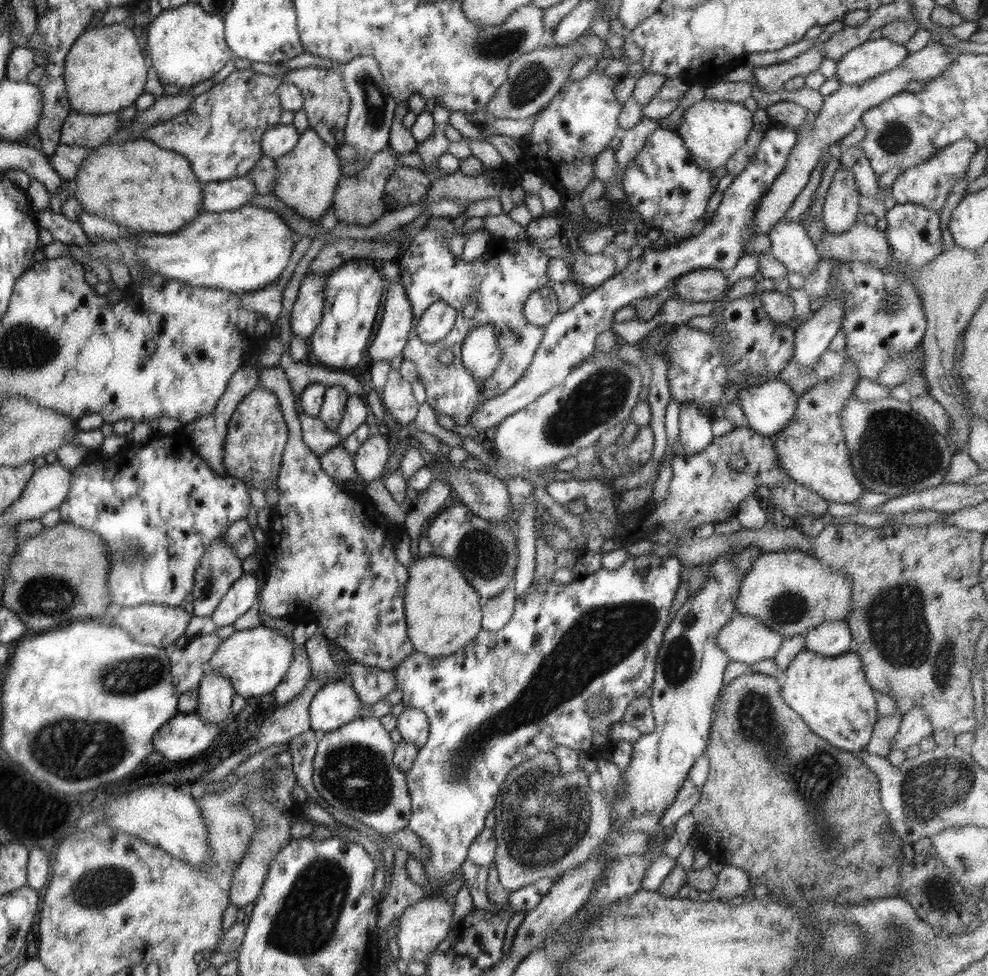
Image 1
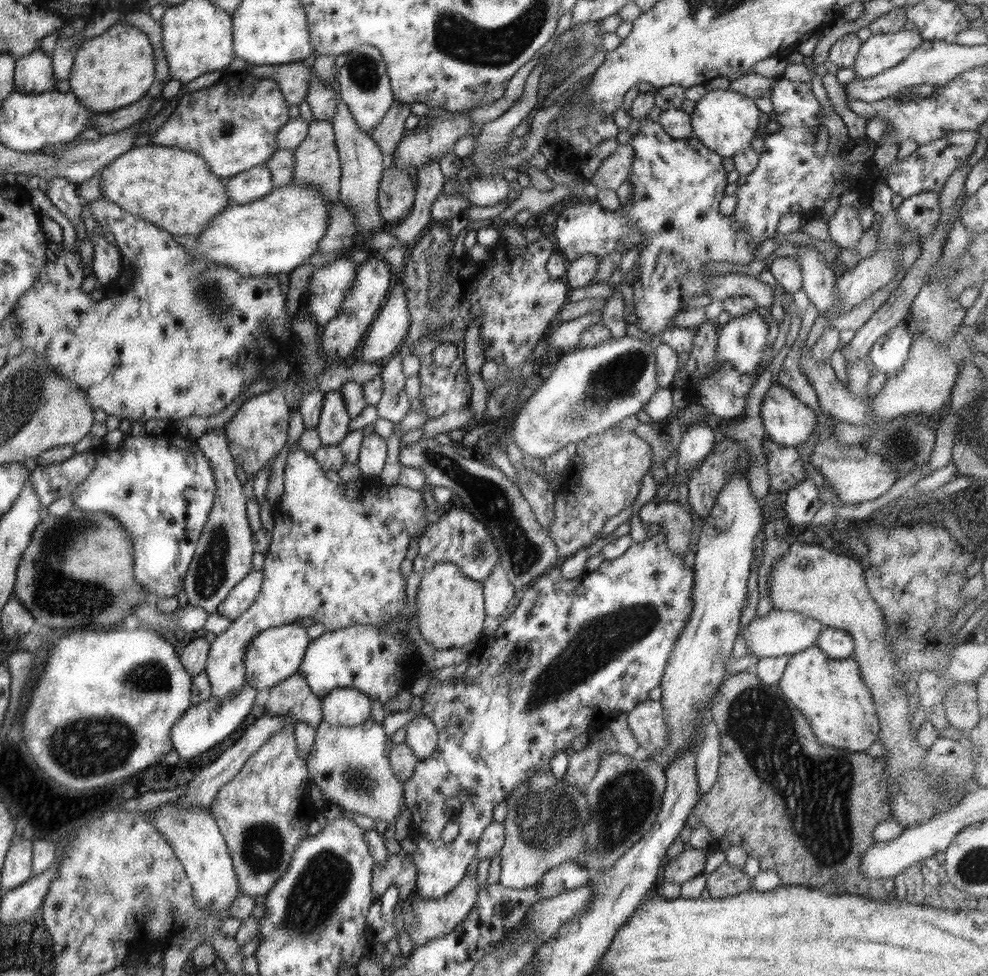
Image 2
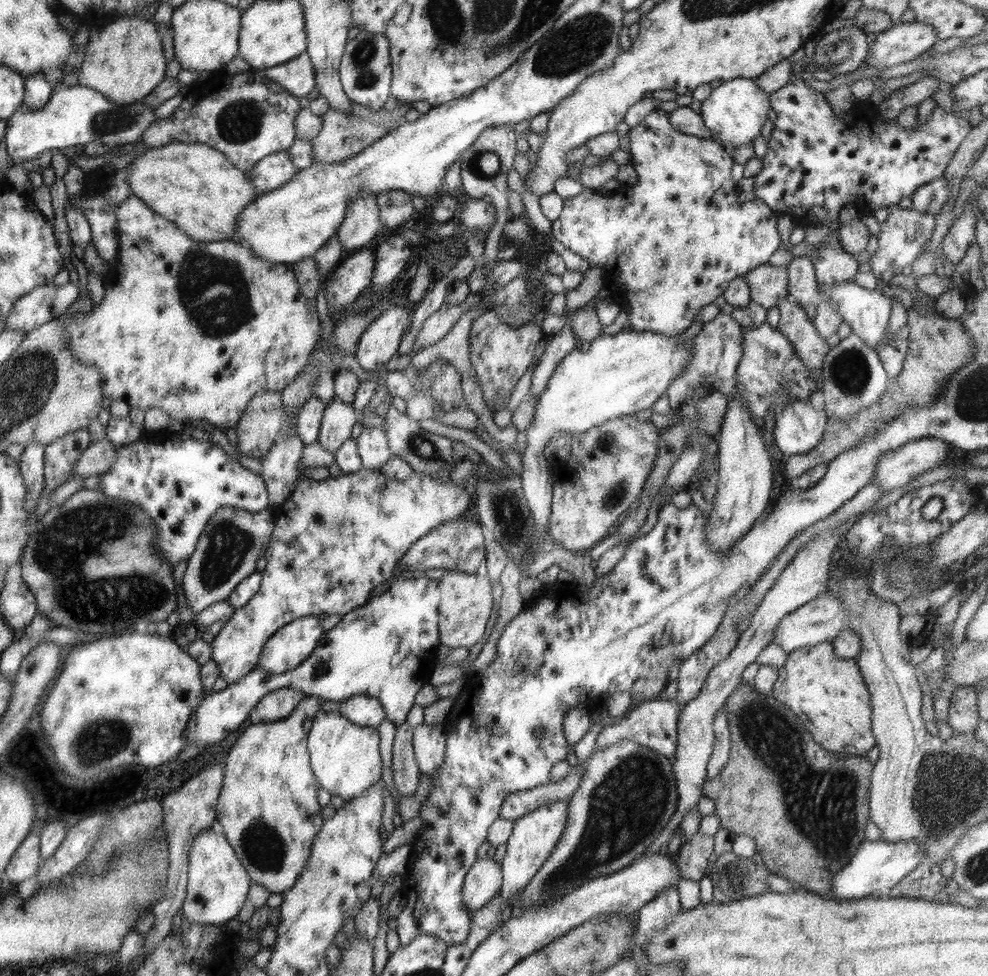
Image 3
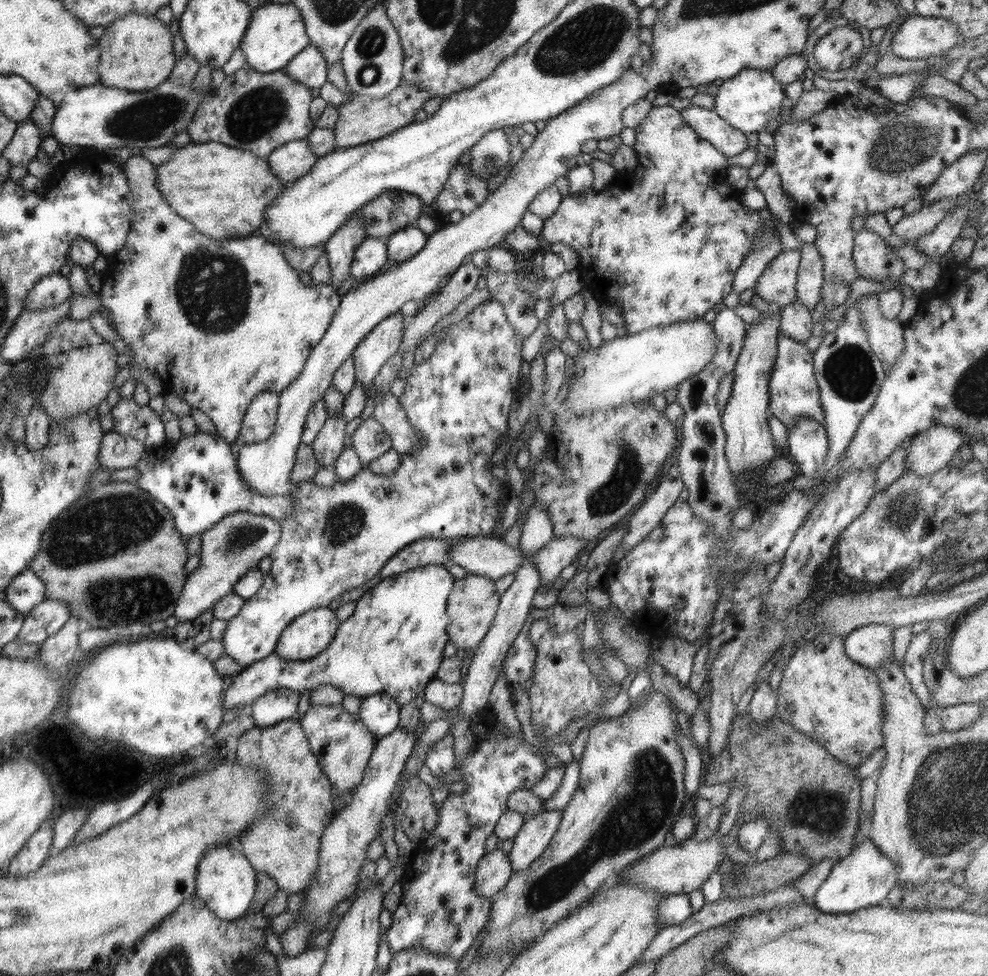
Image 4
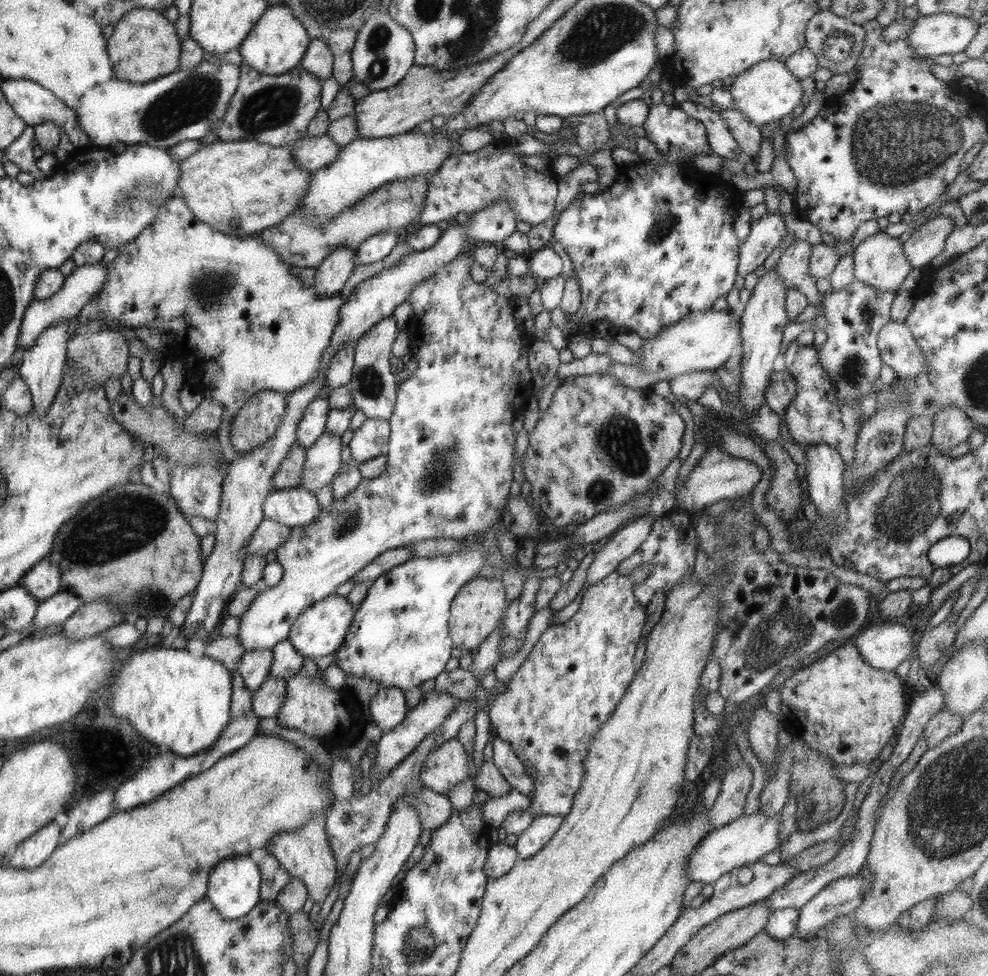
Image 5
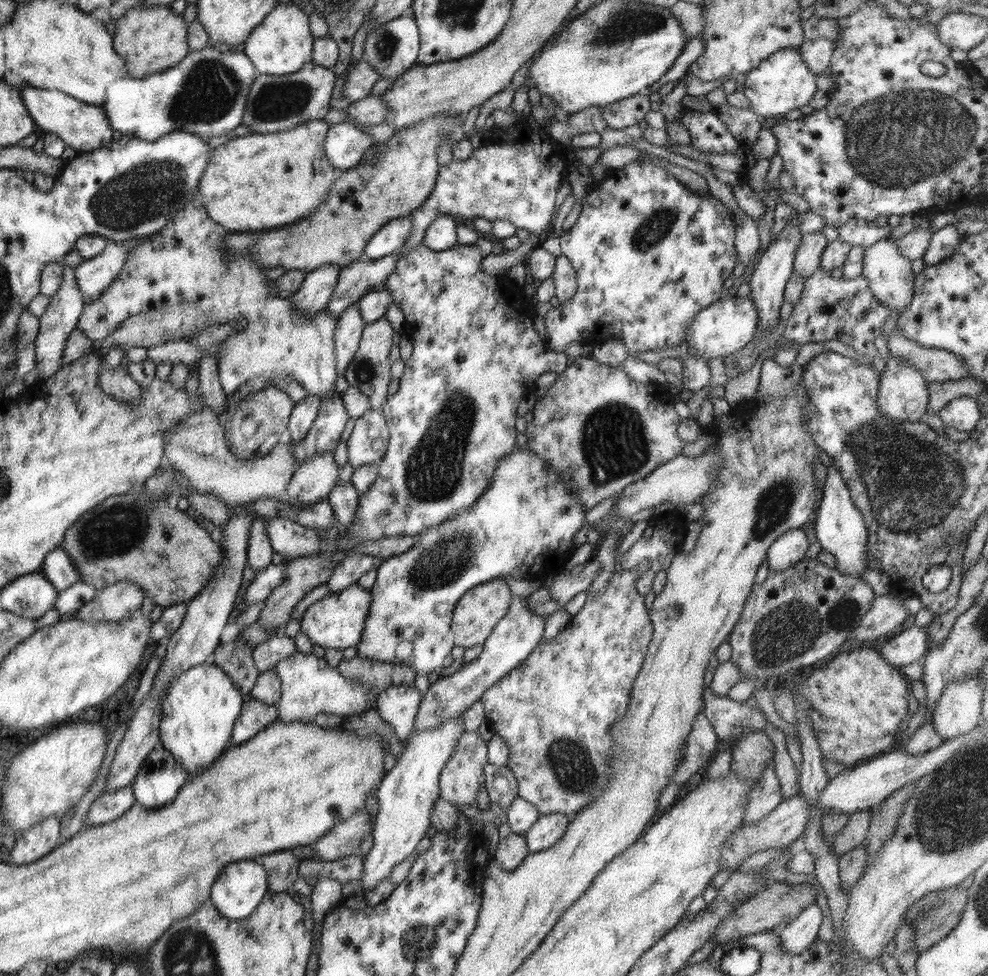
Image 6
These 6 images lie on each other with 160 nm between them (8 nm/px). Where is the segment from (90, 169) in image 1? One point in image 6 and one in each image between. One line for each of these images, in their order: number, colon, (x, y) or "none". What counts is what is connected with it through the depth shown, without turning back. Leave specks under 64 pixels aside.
2: (174, 189)
3: (195, 186)
4: (222, 191)
5: (241, 188)
6: (263, 181)

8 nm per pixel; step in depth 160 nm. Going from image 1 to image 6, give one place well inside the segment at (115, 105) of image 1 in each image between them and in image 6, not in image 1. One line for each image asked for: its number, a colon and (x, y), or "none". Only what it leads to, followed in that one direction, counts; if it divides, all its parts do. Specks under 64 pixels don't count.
2: (114, 69)
3: (125, 60)
4: (137, 55)
5: (144, 45)
6: (151, 40)

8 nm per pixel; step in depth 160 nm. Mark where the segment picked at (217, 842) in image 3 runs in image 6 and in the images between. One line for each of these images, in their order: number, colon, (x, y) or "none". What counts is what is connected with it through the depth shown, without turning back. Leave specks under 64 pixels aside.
4: (226, 881)
5: (234, 887)
6: (238, 891)

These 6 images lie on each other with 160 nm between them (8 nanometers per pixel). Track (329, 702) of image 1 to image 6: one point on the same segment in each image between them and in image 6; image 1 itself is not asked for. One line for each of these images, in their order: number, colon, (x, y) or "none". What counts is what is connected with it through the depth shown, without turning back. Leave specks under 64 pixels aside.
2: (343, 706)
3: (366, 711)
4: (380, 713)
5: (387, 708)
6: (397, 705)

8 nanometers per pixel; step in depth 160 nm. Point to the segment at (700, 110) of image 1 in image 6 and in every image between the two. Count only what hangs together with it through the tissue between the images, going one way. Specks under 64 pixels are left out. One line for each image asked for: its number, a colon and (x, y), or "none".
2: (724, 121)
3: (734, 113)
4: (748, 101)
5: (767, 92)
6: (782, 83)

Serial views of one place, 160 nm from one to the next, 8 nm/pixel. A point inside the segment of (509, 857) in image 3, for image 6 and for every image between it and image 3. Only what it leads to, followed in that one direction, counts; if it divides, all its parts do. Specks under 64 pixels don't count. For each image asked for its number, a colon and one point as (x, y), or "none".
4: (537, 831)
5: (542, 828)
6: (548, 829)

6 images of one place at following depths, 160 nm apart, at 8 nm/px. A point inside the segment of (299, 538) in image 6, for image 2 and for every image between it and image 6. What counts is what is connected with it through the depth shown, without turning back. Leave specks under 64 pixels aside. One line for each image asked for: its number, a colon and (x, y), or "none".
2: (223, 559)
3: (227, 553)
4: (230, 549)
5: (271, 535)

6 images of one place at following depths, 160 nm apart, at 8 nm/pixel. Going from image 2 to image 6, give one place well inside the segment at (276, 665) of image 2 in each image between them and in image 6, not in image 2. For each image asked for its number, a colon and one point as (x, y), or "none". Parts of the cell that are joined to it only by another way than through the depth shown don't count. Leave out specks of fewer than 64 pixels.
3: (286, 649)
4: (307, 635)
5: (319, 631)
6: (336, 621)

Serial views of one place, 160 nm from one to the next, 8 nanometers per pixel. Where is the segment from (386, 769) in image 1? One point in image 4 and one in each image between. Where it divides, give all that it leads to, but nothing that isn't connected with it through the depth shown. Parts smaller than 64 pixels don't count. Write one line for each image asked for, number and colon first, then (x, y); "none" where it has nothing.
2: (350, 765)
3: (345, 758)
4: (344, 765)

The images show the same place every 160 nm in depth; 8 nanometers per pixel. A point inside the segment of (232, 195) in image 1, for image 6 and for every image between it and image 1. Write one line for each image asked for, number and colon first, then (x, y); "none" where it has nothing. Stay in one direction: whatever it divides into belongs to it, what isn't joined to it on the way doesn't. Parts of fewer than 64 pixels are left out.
2: (252, 185)
3: (272, 172)
4: (294, 159)
5: (312, 153)
6: (345, 144)

